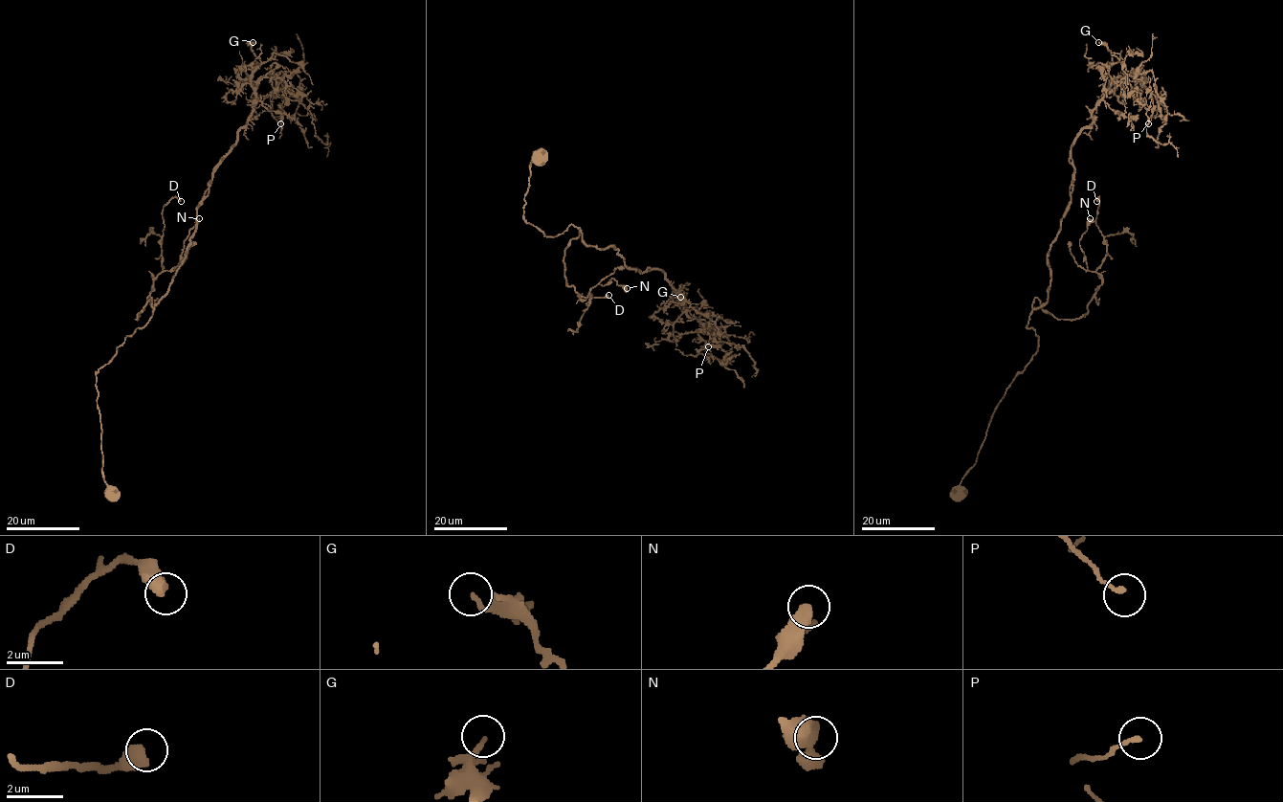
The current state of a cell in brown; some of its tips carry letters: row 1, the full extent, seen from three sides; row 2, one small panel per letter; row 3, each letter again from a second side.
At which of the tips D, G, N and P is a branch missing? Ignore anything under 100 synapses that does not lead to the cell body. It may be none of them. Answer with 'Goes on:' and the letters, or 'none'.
Goes on: none

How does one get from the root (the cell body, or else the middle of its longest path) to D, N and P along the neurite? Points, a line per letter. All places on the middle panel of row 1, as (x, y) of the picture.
D: (537, 156), (523, 218), (546, 236), (578, 227), (565, 283), (588, 305), (590, 294), (608, 295)
N: (537, 156), (523, 218), (546, 236), (582, 231), (564, 250), (565, 283), (581, 300), (610, 278), (627, 288)
P: (537, 156), (525, 220), (546, 236), (572, 224), (629, 268), (659, 269), (704, 324), (699, 351), (708, 346)

